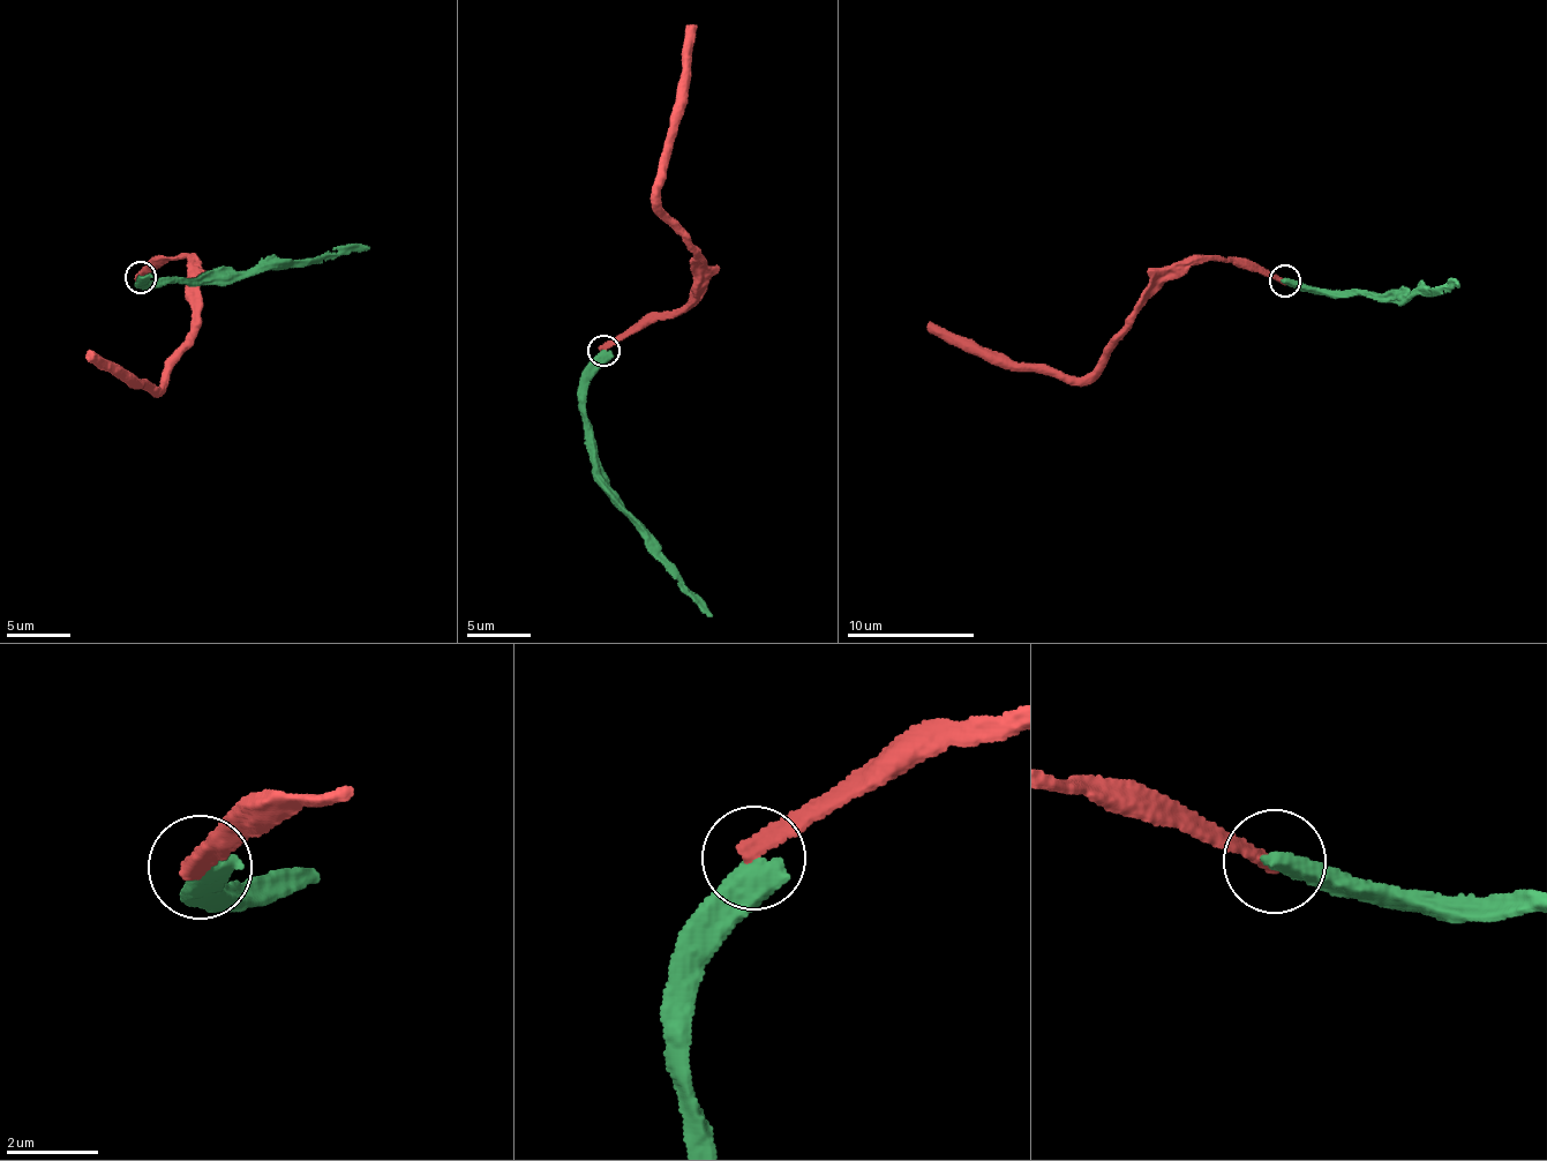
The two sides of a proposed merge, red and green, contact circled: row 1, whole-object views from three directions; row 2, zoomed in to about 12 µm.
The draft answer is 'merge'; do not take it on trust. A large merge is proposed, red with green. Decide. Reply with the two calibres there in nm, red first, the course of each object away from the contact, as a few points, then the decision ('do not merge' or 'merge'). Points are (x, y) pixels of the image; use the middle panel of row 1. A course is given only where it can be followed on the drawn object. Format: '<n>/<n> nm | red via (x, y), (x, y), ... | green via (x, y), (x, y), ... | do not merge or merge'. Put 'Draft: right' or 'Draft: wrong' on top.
Draft: wrong
360/500 nm | red via (605, 351), (671, 317), (690, 298), (695, 253), (667, 217), (661, 162), (683, 49), (695, 24) | green via (605, 351), (605, 364), (584, 390), (584, 444), (592, 473), (617, 509), (631, 518), (661, 564), (713, 616) | do not merge

